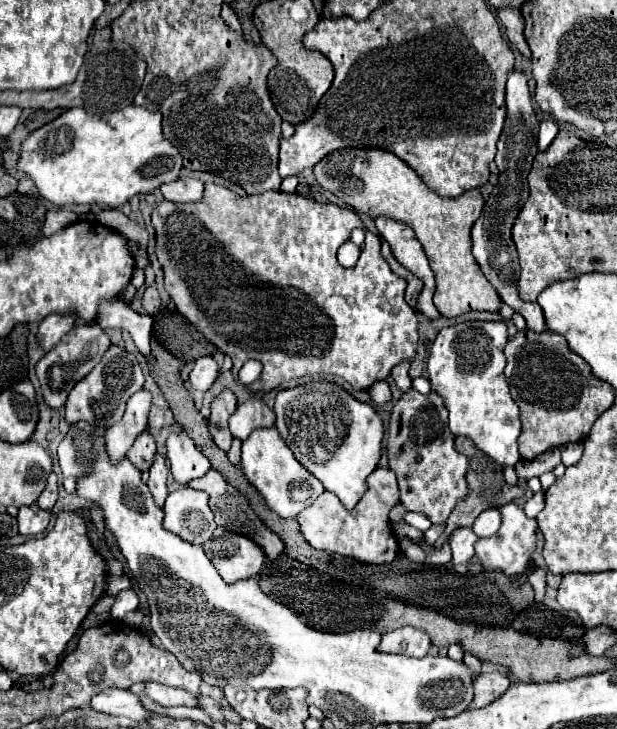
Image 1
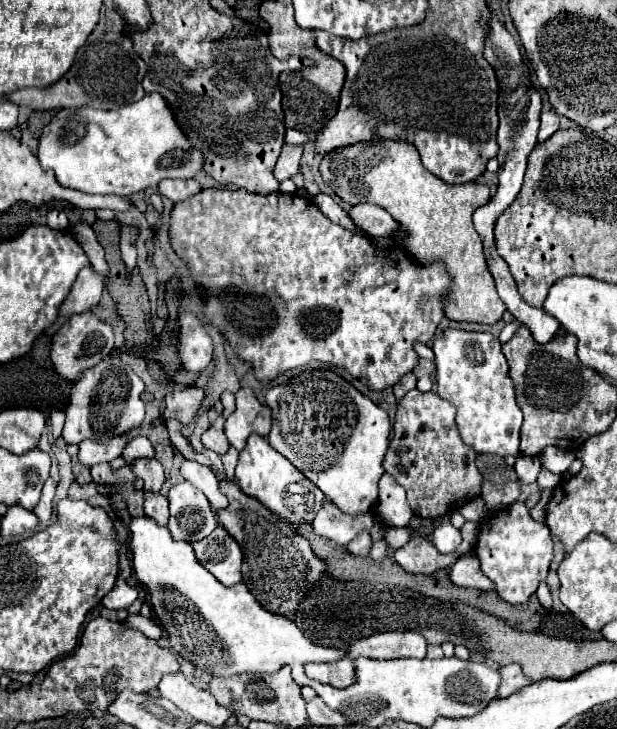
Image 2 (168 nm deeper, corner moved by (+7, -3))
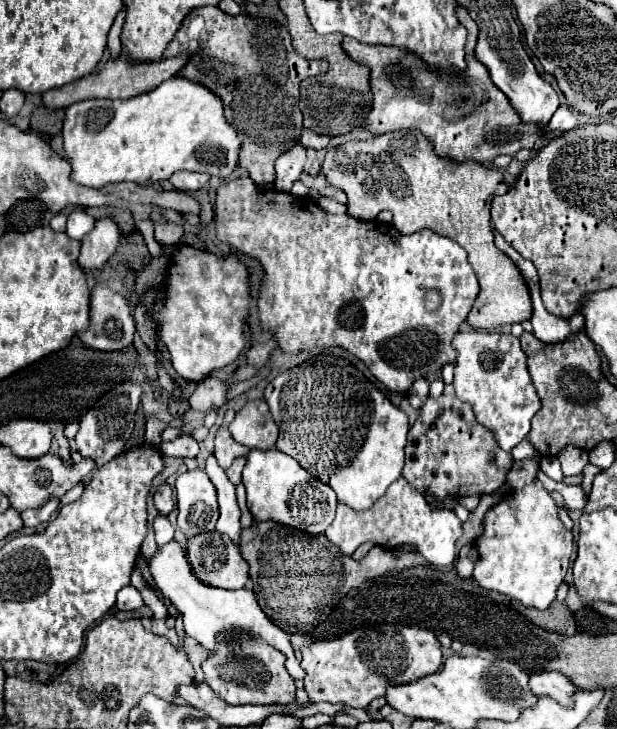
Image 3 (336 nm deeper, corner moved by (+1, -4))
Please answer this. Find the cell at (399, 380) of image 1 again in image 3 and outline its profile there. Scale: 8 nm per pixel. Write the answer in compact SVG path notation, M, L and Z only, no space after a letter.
M424 378L416 380L406 396L408 396L412 408L420 408L426 402L426 398L428 398L428 382Z

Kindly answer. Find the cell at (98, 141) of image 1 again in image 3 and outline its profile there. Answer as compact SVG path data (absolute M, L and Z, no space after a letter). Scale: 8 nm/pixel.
M174 76L152 92L130 100L86 100L70 104L66 108L62 134L66 160L72 164L72 178L84 186L96 188L124 180L150 186L170 178L178 170L228 178L238 168L238 152L242 144L236 130L226 122L220 96L210 92L204 84L194 84L194 80L186 80L182 76Z

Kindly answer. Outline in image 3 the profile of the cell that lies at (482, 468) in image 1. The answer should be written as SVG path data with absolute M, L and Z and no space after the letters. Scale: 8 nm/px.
M534 452L532 458L526 458L526 460L518 460L514 462L512 470L508 472L508 480L506 480L506 486L510 486L512 490L518 490L530 482L534 482L536 474L538 474L538 468L540 468L540 458L542 454L540 452Z

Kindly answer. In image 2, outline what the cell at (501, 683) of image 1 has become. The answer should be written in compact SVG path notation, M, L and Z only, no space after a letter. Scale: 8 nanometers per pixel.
M516 663L500 667L500 687L498 687L498 699L504 699L508 695L512 695L514 691L518 691L524 685L530 685L530 679L526 679L520 671L520 667Z

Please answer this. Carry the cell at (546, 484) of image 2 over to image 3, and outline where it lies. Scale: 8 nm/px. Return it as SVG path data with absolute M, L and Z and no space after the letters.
M548 456L548 458L544 458L542 460L542 472L548 476L548 478L552 478L552 480L564 480L564 474L562 474L562 468L560 468L560 462L558 462L558 458L556 456Z

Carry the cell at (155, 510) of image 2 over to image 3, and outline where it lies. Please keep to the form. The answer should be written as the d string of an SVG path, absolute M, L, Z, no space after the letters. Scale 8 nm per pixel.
M158 516L154 520L154 532L156 532L156 544L164 546L174 538L174 526L166 516Z

